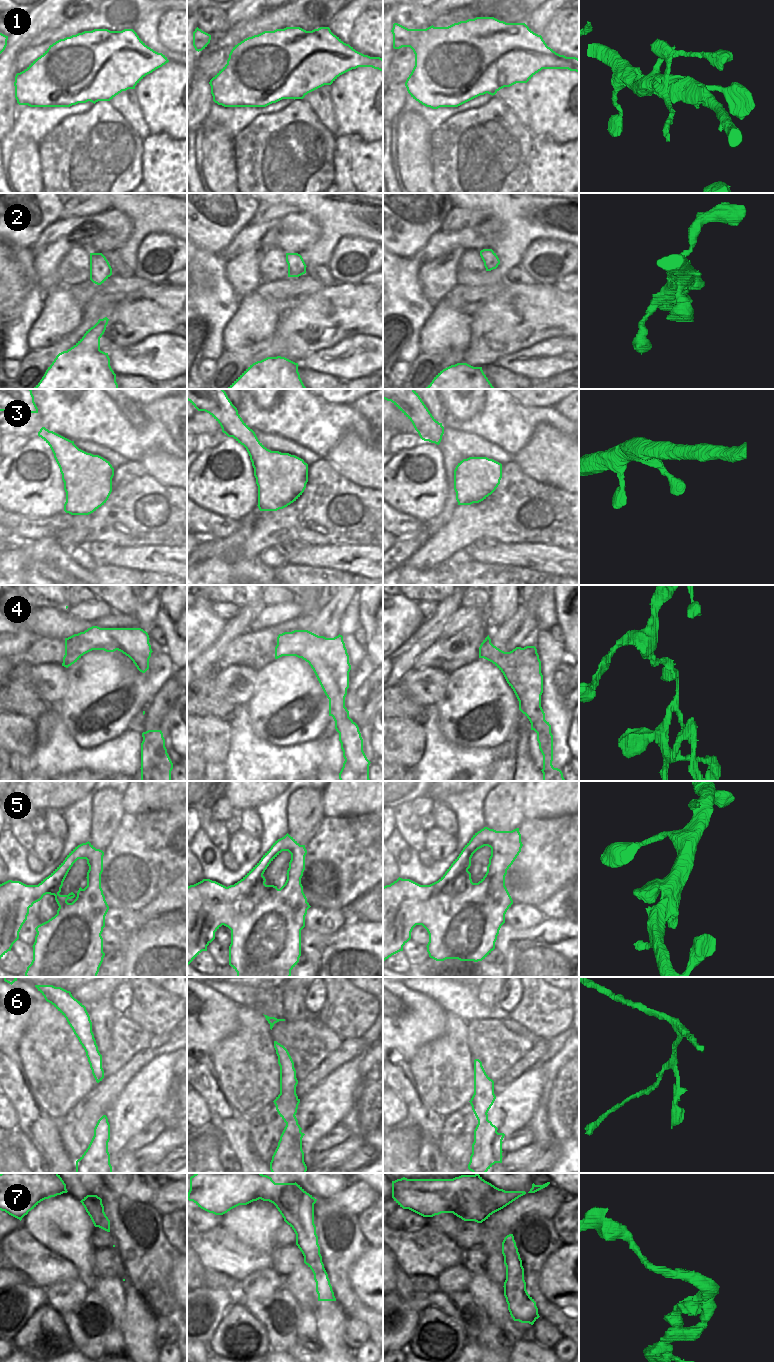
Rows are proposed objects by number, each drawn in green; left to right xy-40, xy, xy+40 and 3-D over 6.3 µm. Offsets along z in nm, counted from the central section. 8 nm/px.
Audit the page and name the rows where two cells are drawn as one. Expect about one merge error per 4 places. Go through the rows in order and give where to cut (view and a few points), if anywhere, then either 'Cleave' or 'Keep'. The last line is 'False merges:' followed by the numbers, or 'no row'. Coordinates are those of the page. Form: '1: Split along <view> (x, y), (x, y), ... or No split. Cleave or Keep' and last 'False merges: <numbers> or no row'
1: No split. Keep
2: No split. Keep
3: No split. Keep
4: Split along xy (349, 717), (335, 724). Cleave
5: No split. Keep
6: No split. Keep
7: No split. Keep
False merges: 4.

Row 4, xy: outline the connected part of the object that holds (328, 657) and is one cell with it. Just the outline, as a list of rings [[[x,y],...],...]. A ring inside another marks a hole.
[[[308,630],[284,632],[277,637],[275,659],[296,656],[309,663],[329,699],[329,716],[335,724],[348,720],[345,697],[351,665],[343,636],[318,636]]]

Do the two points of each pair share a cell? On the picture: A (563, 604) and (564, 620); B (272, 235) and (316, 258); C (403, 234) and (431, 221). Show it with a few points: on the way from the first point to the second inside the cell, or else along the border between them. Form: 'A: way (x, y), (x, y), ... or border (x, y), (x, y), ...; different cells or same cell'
A: way (563, 608), (564, 616); same cell
B: border (320, 236), (299, 253); different cells
C: way (410, 227), (416, 221), (424, 221); same cell

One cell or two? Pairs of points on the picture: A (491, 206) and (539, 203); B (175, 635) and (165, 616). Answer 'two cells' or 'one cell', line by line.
A: one cell
B: one cell

